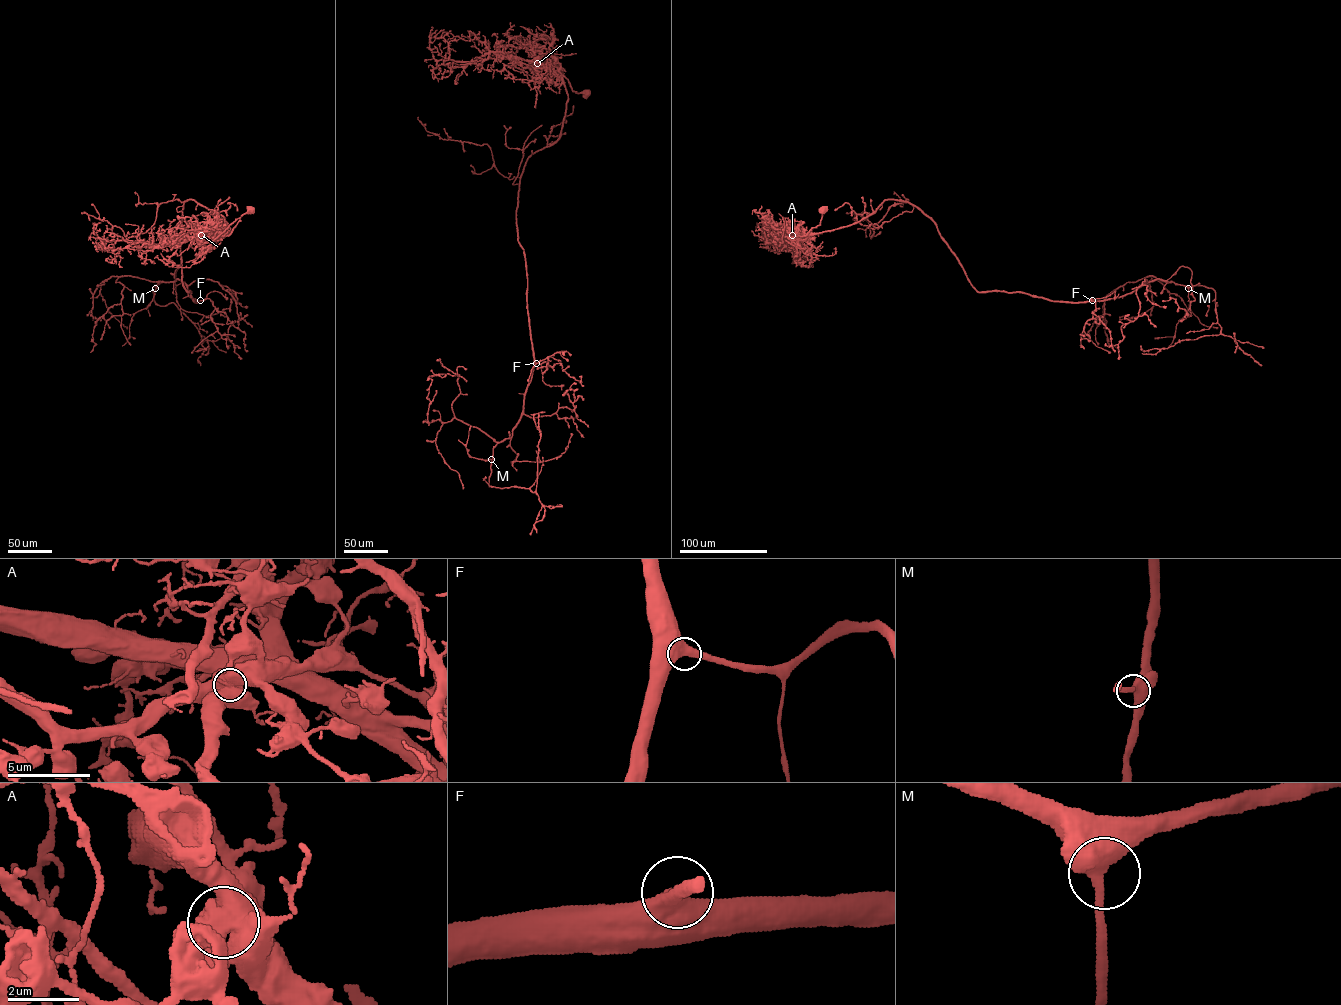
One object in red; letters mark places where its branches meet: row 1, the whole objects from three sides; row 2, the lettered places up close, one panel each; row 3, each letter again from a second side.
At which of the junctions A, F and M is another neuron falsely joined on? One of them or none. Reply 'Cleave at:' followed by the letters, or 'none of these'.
Cleave at: A

